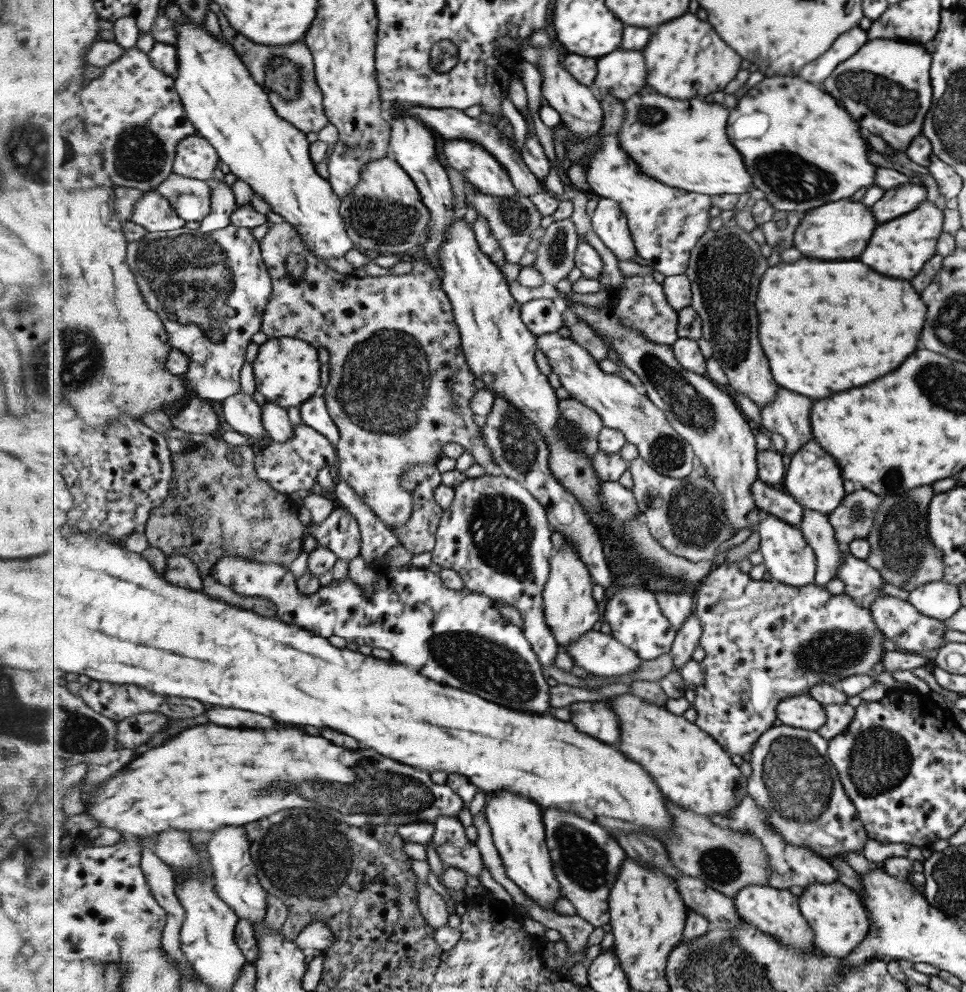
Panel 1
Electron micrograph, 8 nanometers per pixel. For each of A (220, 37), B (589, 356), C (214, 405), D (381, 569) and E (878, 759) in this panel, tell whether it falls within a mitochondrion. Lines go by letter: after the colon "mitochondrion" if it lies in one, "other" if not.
A: other
B: other
C: other
D: other
E: mitochondrion

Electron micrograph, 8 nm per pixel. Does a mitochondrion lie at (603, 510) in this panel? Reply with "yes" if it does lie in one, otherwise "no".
no

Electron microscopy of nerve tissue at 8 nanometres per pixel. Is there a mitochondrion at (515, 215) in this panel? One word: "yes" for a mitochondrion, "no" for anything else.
yes

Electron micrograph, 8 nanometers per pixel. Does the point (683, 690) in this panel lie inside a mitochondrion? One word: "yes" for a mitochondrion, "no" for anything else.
no

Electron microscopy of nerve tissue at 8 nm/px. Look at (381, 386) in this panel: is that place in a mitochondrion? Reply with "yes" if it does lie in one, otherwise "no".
yes

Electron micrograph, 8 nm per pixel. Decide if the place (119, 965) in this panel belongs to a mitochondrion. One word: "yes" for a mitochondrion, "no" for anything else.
no

